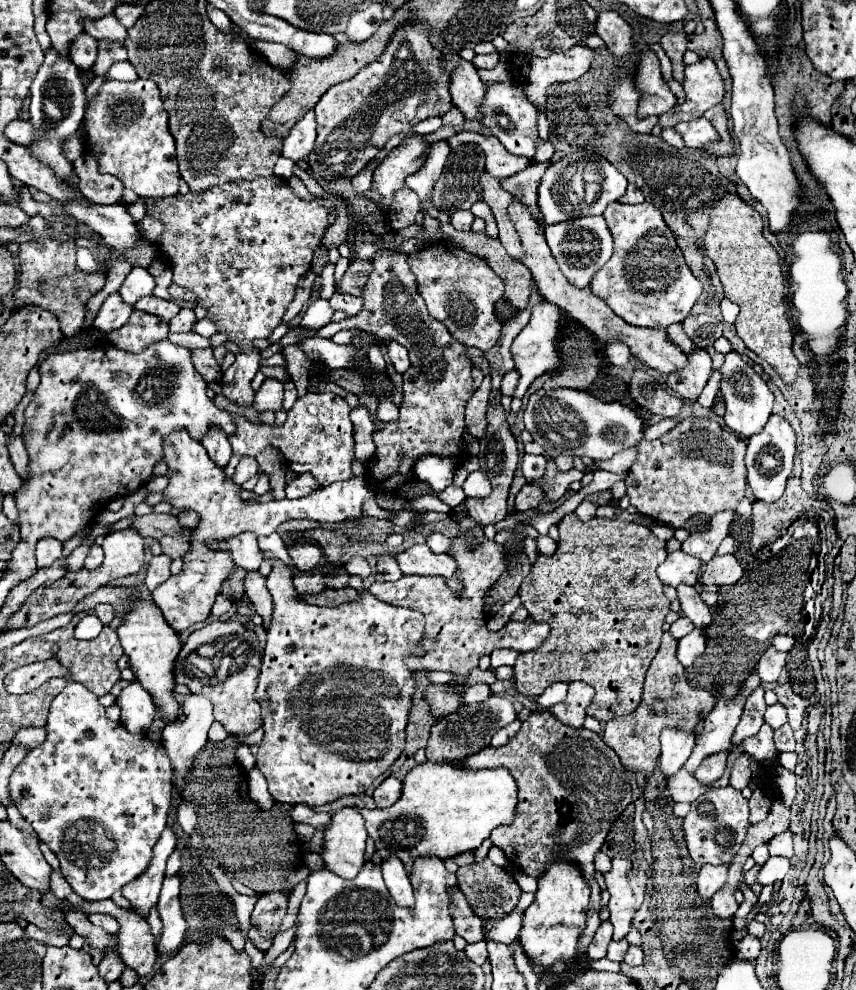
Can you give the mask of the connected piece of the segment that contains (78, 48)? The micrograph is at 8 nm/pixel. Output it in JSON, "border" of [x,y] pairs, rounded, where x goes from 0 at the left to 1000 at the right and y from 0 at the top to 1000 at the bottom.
{"border":[[[98,32],[98,36],[93,36],[89,44],[84,44],[82,59],[93,71],[105,71],[112,63],[112,57],[114,57],[114,44],[112,40],[107,40],[107,36]]]}

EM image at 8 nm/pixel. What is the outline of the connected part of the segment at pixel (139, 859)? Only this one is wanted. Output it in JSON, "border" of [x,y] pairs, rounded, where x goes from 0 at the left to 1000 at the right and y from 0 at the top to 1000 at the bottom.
{"border":[[[82,689],[75,699],[70,699],[58,713],[56,719],[56,731],[54,731],[54,747],[47,756],[42,756],[37,762],[33,760],[33,764],[19,774],[19,778],[12,784],[12,802],[14,808],[19,810],[19,816],[23,818],[23,822],[28,824],[30,830],[37,832],[37,836],[42,838],[44,846],[65,863],[65,867],[70,869],[70,881],[77,887],[77,891],[84,895],[84,899],[100,907],[100,909],[124,909],[129,907],[136,899],[140,899],[145,893],[159,889],[173,875],[178,869],[178,857],[185,851],[189,838],[194,836],[196,830],[196,818],[199,818],[199,810],[201,810],[201,776],[199,776],[199,766],[192,760],[192,754],[187,749],[175,747],[171,741],[152,741],[143,731],[131,729],[121,723],[121,713],[114,711],[114,705],[103,697],[98,697],[96,691],[91,689]]]}

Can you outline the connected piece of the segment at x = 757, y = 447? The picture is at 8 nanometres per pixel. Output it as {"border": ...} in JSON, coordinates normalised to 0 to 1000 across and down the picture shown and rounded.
{"border":[[[902,418],[895,426],[893,434],[874,442],[874,455],[871,455],[871,473],[874,473],[874,489],[883,501],[883,505],[890,507],[907,507],[918,491],[918,485],[925,475],[930,459],[930,438],[921,424],[916,424],[909,418]]]}

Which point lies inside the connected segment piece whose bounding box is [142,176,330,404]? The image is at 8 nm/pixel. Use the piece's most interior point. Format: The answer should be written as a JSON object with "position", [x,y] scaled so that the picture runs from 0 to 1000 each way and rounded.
{"position":[282,249]}

